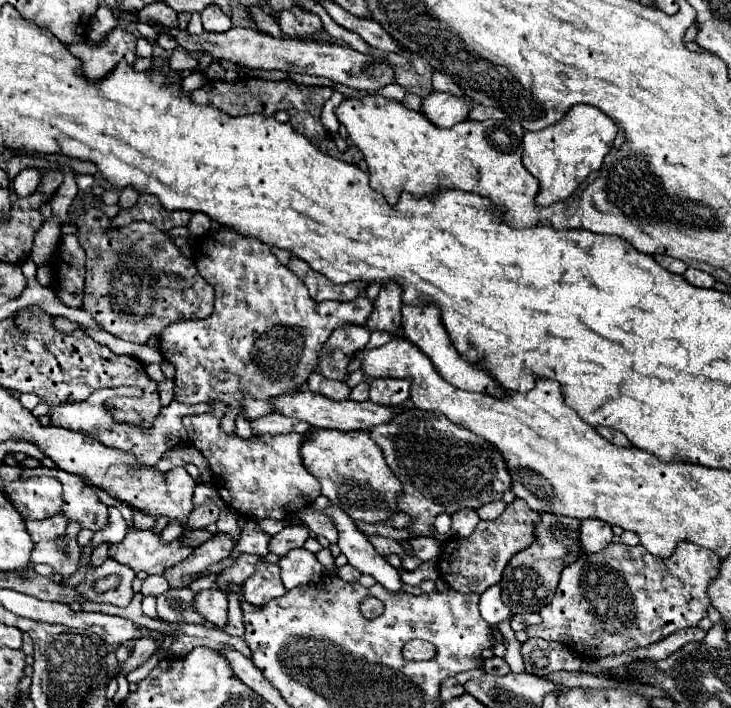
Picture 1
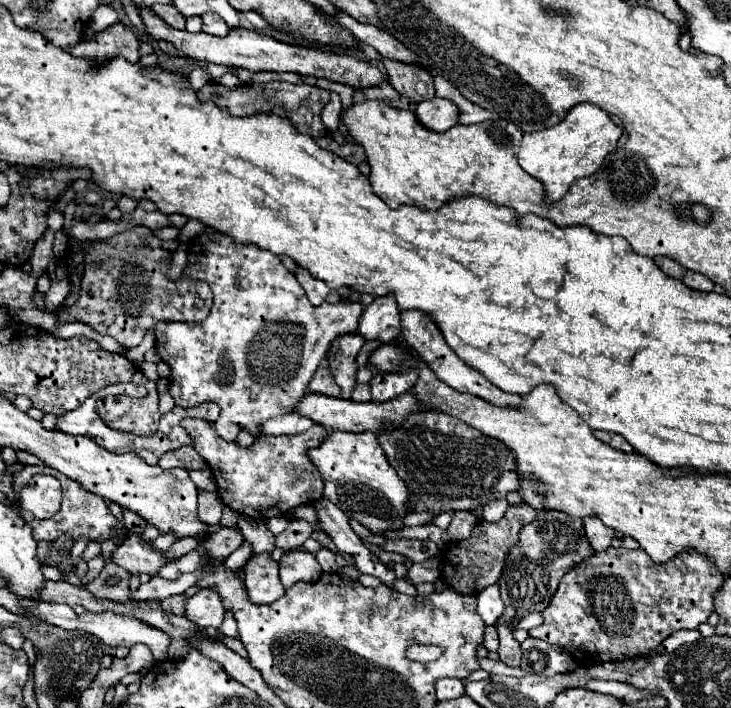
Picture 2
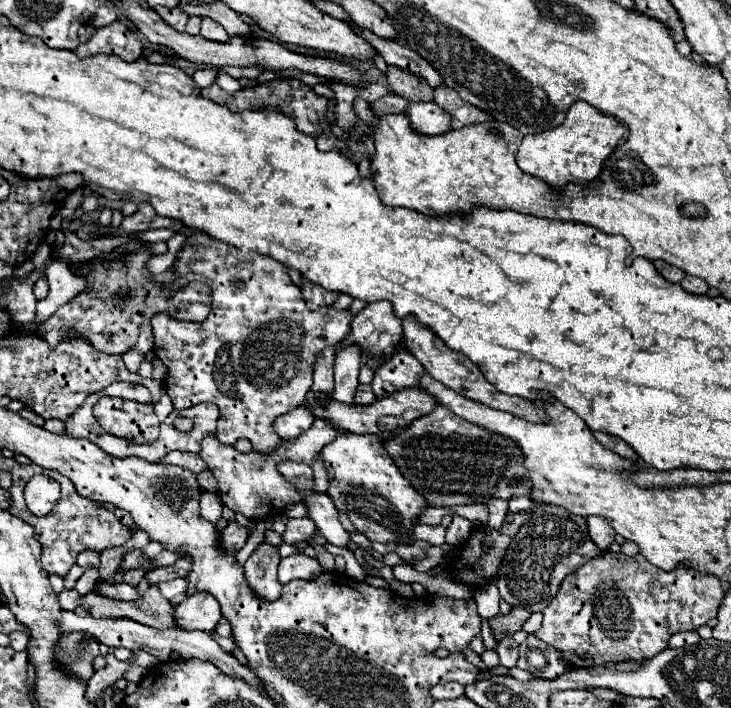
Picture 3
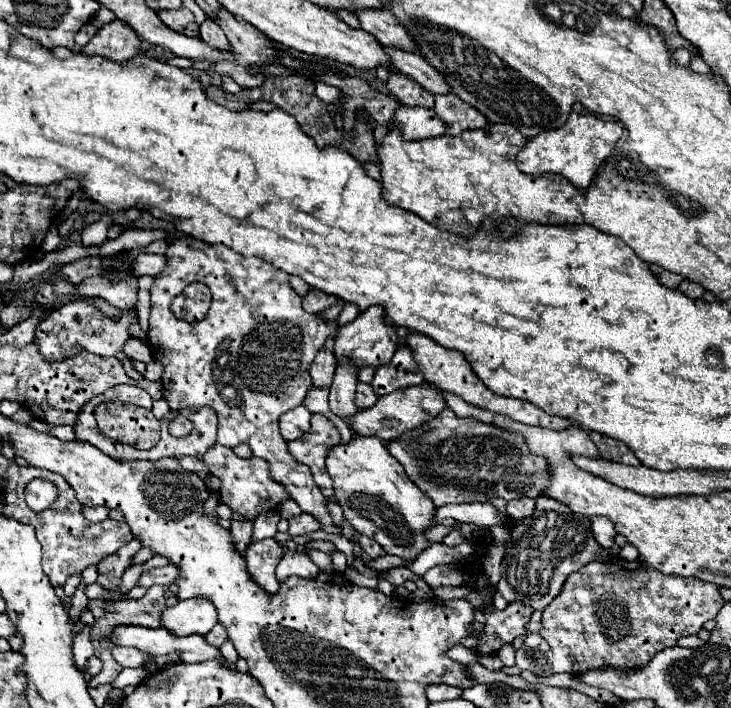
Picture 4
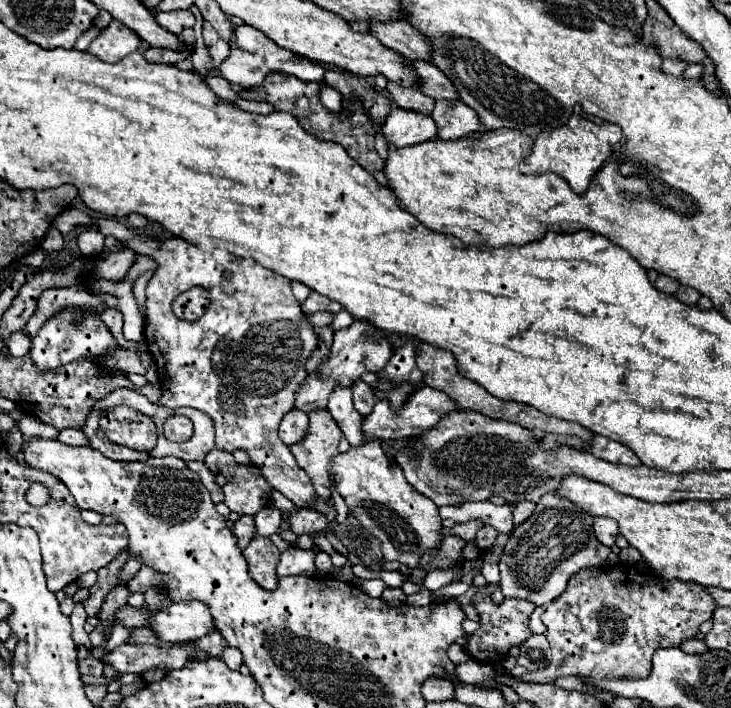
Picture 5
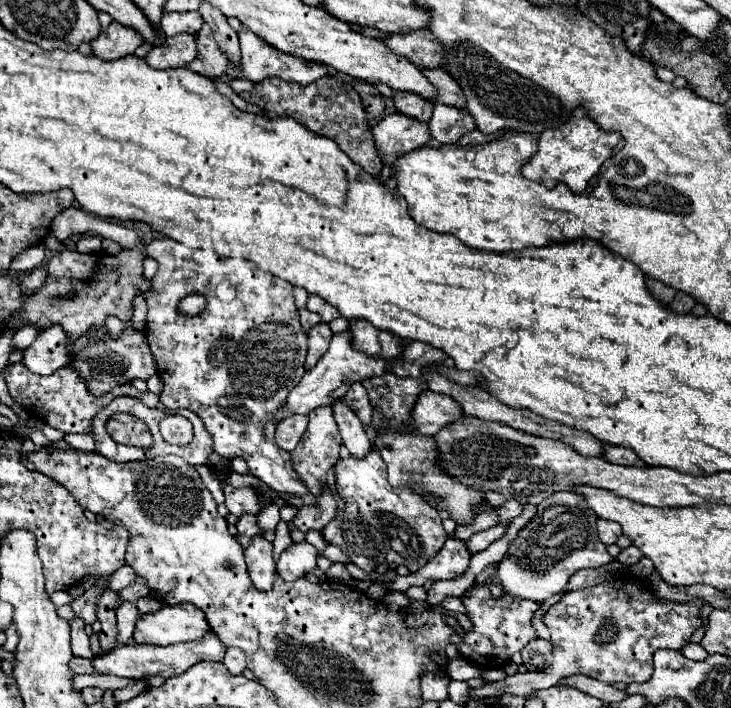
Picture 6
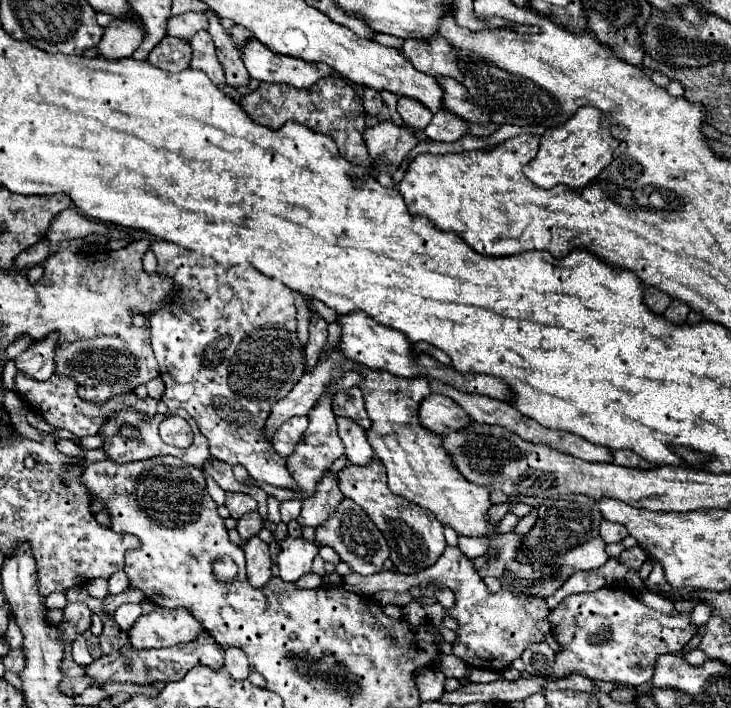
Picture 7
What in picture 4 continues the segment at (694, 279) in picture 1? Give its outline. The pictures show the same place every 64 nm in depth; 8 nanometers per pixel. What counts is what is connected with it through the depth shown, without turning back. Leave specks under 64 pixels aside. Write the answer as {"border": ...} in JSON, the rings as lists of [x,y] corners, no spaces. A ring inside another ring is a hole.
{"border":[[[682,280],[682,284],[680,284],[680,292],[684,292],[686,296],[690,296],[690,298],[702,298],[702,294],[706,292],[700,284],[696,284],[696,282],[692,282],[692,280]]]}

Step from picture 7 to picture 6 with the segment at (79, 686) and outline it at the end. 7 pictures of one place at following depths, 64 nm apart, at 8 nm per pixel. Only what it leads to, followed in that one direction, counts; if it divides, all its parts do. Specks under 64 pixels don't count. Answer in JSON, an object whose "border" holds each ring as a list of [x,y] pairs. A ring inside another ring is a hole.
{"border":[[[82,674],[82,676],[76,676],[74,678],[74,686],[78,690],[86,688],[86,686],[98,686],[102,690],[118,690],[118,688],[124,688],[132,684],[130,680],[126,678],[118,678],[118,676],[104,676],[104,674]]]}

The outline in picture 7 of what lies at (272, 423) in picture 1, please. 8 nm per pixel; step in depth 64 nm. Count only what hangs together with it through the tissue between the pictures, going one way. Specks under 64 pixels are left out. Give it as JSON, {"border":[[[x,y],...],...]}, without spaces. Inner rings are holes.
{"border":[[[294,416],[290,418],[288,422],[284,422],[278,430],[276,430],[276,436],[272,438],[272,444],[274,444],[274,450],[280,454],[280,456],[288,456],[294,452],[294,446],[300,442],[302,434],[306,432],[308,428],[308,416]]]}

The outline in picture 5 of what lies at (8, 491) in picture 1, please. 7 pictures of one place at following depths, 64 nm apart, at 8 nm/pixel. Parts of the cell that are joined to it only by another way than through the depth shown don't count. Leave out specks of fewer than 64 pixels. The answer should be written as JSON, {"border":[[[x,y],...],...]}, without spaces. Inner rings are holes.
{"border":[[[36,482],[36,484],[30,484],[30,488],[28,488],[28,492],[26,492],[26,500],[28,500],[28,504],[32,504],[34,508],[40,508],[40,506],[48,504],[50,492],[48,492],[48,488],[44,488],[44,484]]]}

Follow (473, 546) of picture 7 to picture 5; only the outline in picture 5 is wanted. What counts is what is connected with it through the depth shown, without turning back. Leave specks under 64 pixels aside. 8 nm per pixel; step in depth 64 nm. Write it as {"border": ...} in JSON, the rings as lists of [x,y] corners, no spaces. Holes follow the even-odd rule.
{"border":[[[482,526],[482,528],[478,530],[478,534],[476,534],[474,544],[476,544],[478,548],[486,550],[486,548],[490,548],[490,546],[494,544],[496,536],[498,536],[498,530],[496,530],[496,528],[492,528],[492,526]]]}

